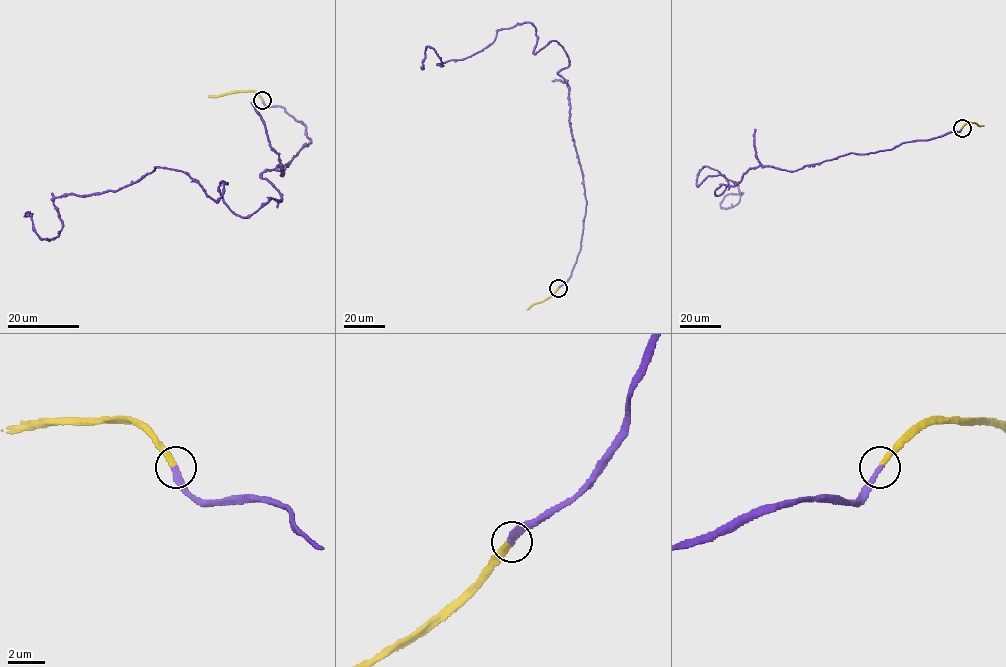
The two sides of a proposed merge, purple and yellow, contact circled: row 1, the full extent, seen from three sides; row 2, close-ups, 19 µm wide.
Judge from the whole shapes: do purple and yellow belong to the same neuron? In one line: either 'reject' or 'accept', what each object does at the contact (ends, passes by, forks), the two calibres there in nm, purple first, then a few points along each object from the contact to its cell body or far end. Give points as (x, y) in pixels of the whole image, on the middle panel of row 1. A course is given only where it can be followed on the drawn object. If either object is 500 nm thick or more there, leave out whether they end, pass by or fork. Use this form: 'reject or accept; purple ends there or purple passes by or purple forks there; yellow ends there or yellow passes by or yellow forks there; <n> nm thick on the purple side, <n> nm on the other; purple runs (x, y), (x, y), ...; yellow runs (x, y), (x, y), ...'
accept; purple ends there; yellow ends there; 320 nm thick on the purple side, 280 nm on the other; purple runs (558, 288), (586, 204), (565, 50), (533, 53), (524, 22), (441, 66), (429, 46), (424, 67); yellow runs (558, 288), (527, 310)

